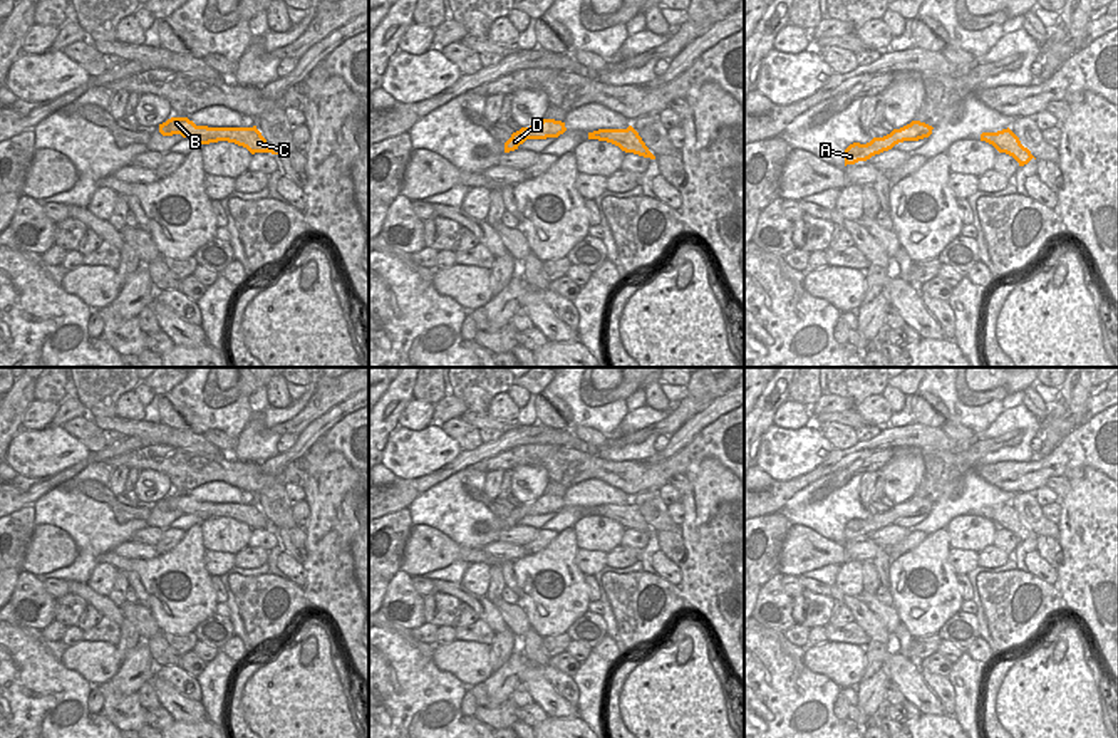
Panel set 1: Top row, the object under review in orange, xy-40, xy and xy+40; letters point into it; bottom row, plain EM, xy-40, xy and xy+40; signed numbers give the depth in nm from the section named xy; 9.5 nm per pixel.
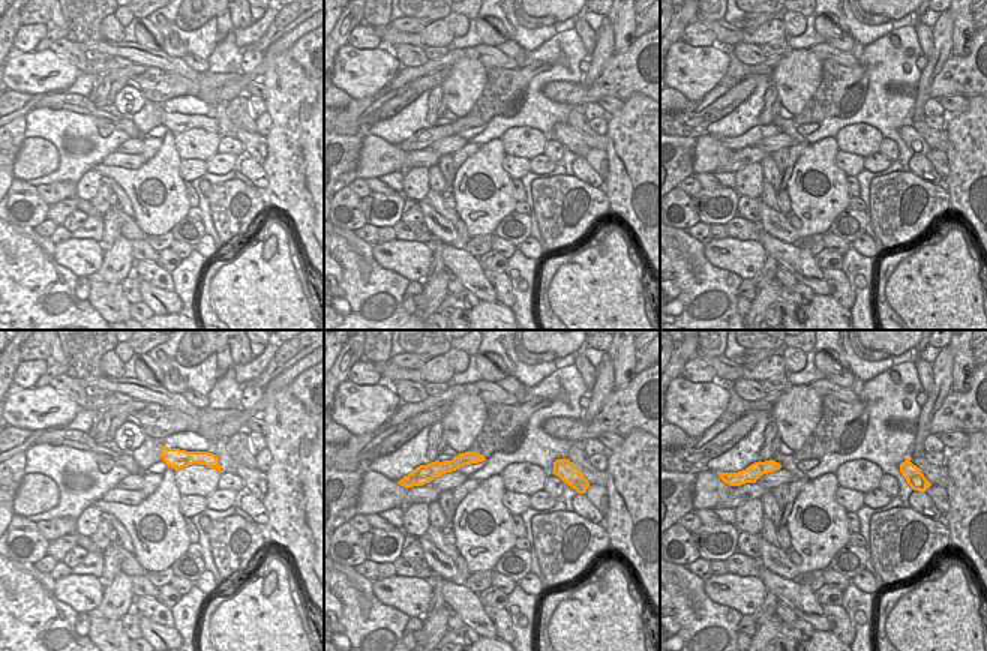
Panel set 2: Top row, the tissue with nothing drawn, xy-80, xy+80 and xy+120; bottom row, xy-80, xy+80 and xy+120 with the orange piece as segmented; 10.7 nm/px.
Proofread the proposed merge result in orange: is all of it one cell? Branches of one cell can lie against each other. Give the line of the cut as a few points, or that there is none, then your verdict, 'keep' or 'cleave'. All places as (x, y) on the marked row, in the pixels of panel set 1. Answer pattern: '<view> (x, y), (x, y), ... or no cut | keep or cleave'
no cut | keep

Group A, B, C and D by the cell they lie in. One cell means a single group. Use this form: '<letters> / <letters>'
A B C D

